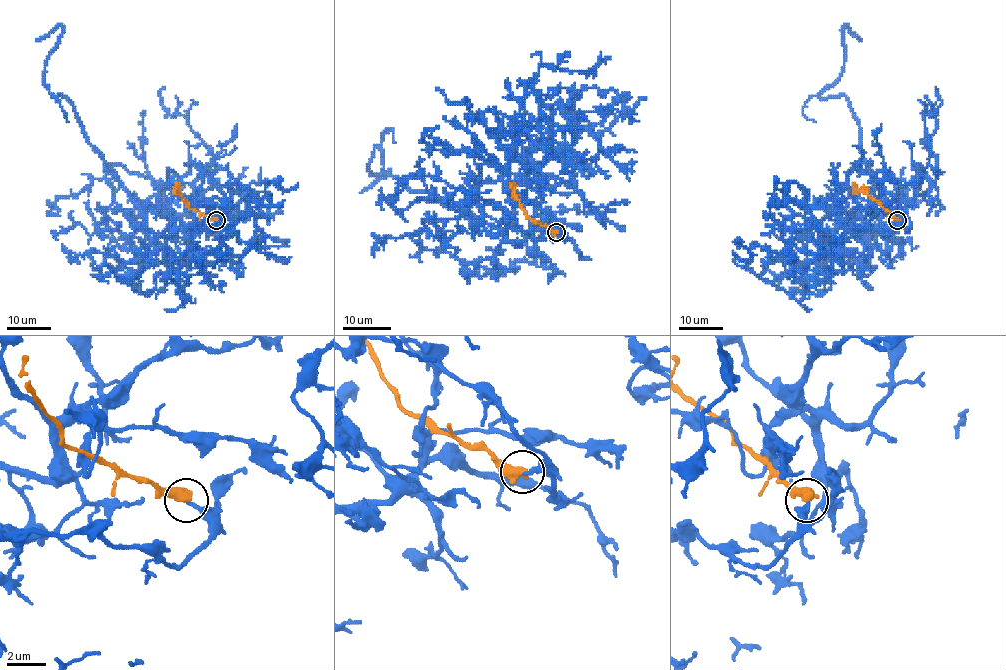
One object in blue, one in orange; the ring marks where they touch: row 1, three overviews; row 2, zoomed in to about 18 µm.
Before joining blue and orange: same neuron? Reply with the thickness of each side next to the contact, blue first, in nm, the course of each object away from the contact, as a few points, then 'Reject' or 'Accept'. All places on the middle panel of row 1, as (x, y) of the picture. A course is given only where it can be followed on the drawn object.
Thickness 280 nm (blue) against 550 nm. Course of blue: (557, 232), (502, 181), (464, 205), (411, 190), (377, 146), (368, 170), (389, 171), (359, 193). Course of orange: (557, 232), (534, 223), (526, 214), (513, 188), (515, 183). Reject

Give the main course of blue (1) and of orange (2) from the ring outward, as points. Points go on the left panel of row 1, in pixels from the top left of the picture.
1: (216, 220), (221, 229), (211, 234), (141, 209), (74, 107), (43, 81), (62, 27), (35, 40)
2: (216, 220), (188, 206), (176, 187), (178, 183)

